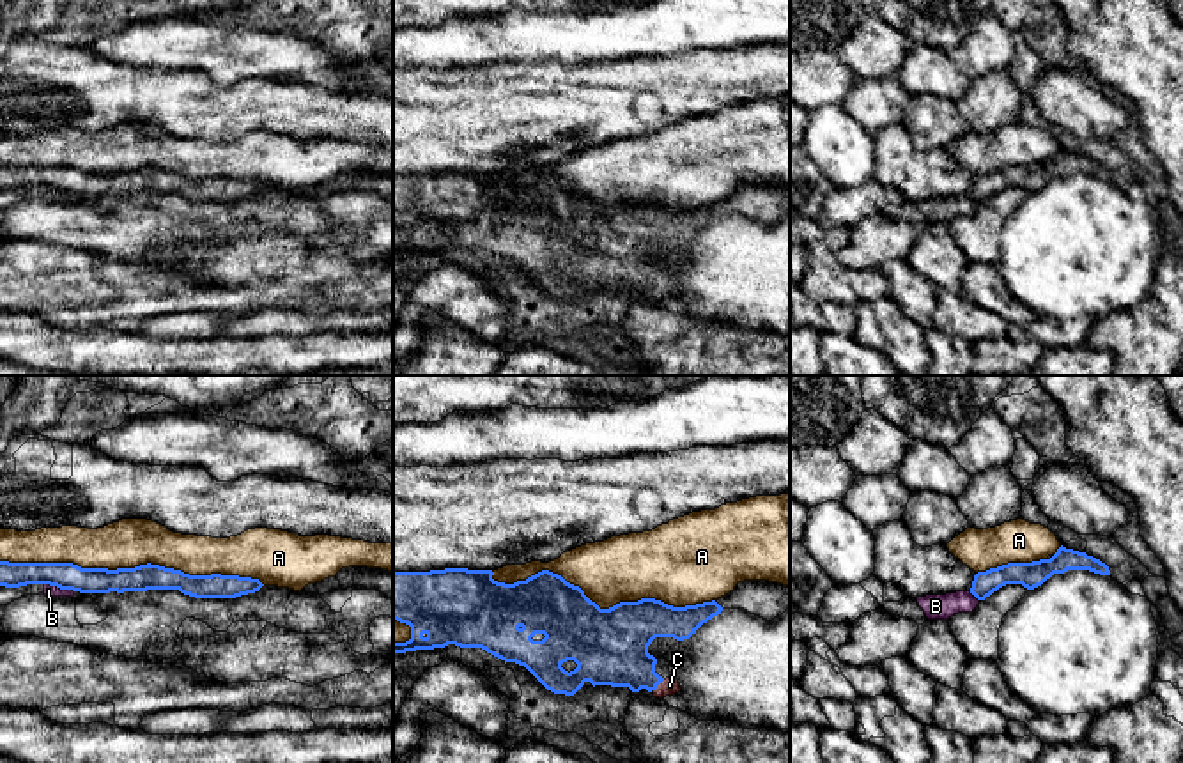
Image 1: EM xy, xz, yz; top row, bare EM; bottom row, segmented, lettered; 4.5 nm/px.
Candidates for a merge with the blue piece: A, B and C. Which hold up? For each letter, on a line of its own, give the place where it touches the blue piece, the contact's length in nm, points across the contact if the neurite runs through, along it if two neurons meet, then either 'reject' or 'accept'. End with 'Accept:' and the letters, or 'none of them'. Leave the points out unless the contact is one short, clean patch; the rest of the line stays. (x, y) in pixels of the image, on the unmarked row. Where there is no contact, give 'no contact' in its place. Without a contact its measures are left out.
A: xy (133, 172) | 1200 nm | reject
B: xy (59, 190) | 140 nm | reject
C: xz (657, 287) | 80 nm | across xz (613, 255), (657, 287), (670, 289) | accept
Accept: C

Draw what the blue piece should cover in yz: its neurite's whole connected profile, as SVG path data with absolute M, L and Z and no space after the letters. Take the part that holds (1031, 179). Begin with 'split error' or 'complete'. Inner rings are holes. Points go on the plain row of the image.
complete; M1061 149L1050 163L1008 166L986 175L978 175L970 197L978 204L985 204L1006 188L1022 188L1027 193L1034 193L1054 177L1064 177L1068 173L1089 173L1100 179L1110 179L1109 170L1100 163Z

